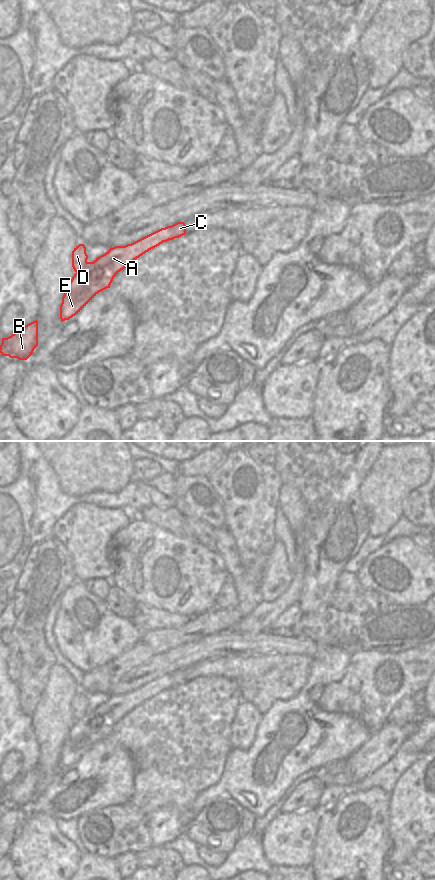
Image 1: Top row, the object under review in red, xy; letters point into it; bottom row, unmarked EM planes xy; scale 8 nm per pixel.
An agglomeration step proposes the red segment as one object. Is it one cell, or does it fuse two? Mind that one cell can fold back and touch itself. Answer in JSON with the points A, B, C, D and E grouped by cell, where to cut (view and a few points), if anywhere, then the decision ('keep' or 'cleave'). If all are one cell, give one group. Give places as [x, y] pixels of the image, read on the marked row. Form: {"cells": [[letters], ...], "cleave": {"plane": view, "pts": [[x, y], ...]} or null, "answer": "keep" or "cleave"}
{"cells": [["A", "B", "C", "E"], ["D"]], "cleave": {"plane": "xy", "pts": [[88, 262], [82, 269], [76, 272]]}, "answer": "cleave"}

